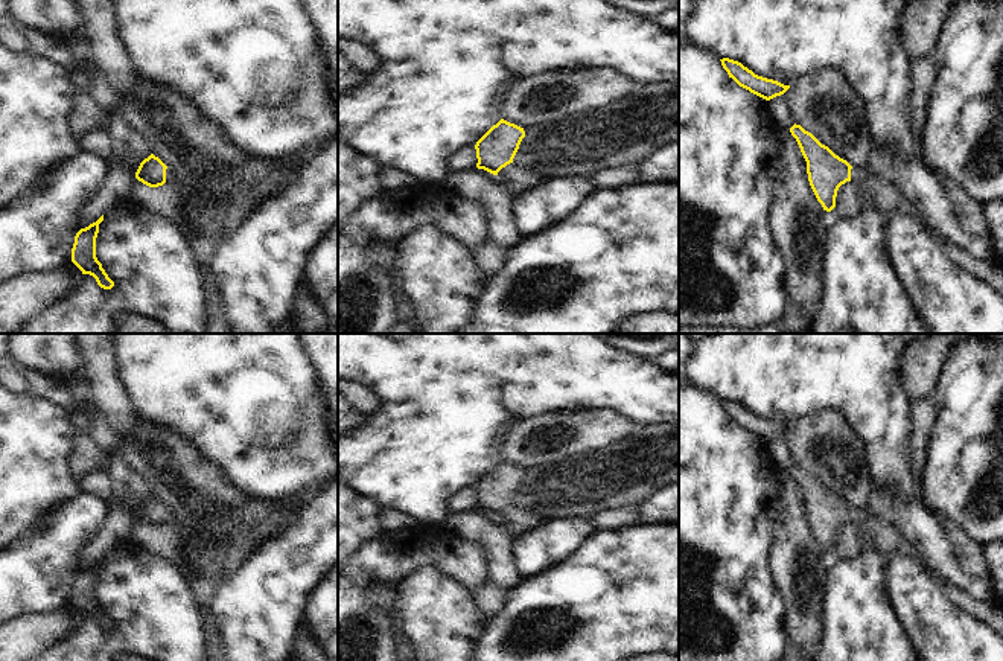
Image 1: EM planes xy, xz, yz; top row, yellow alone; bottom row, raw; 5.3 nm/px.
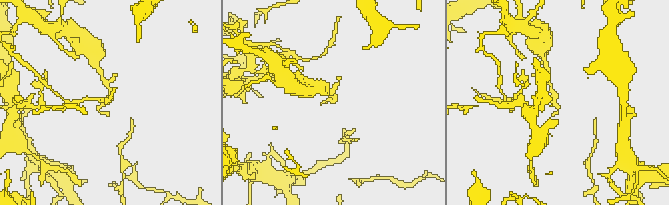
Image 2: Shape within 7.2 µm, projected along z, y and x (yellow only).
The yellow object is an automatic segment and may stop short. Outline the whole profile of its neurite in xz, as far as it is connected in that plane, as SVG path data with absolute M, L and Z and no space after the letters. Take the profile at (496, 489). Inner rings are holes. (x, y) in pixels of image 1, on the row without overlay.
M501 460L475 486L476 509L498 516L511 539L539 524L537 518L513 504L524 478L524 469Z

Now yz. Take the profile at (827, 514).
M794 465L790 474L807 503L810 527L823 551L831 553L836 548L839 528L851 522L877 553L889 556L900 551L922 562L918 550L904 538L898 527L889 524L869 509L852 509L801 466Z

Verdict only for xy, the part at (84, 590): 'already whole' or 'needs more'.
already whole

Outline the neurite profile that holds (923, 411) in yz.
M935 398L915 399L910 407L910 416L913 423L912 451L915 455L915 472L922 478L925 469L925 460L928 454L928 440L936 422L936 404Z

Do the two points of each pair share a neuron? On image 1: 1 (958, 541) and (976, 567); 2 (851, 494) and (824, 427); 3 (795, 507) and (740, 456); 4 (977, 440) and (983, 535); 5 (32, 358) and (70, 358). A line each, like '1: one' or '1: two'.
1: one
2: one
3: two
4: one
5: one

